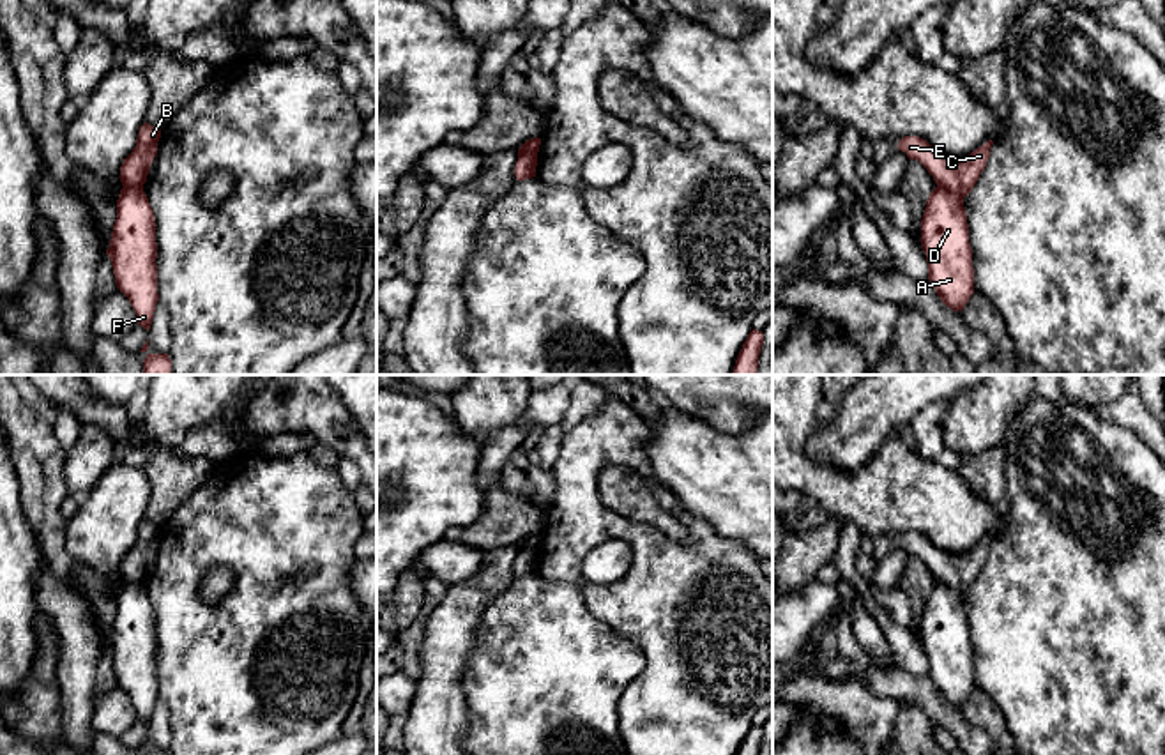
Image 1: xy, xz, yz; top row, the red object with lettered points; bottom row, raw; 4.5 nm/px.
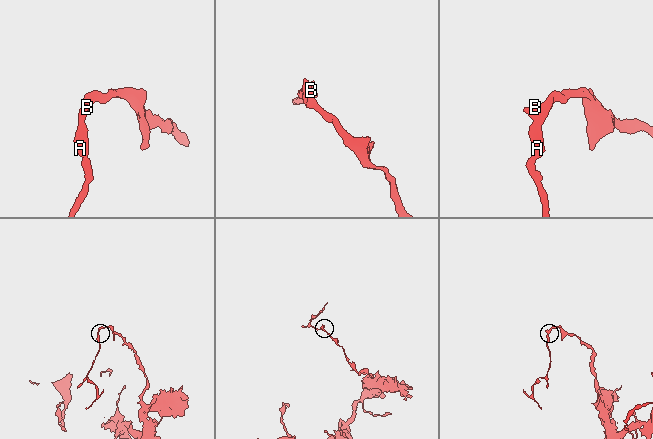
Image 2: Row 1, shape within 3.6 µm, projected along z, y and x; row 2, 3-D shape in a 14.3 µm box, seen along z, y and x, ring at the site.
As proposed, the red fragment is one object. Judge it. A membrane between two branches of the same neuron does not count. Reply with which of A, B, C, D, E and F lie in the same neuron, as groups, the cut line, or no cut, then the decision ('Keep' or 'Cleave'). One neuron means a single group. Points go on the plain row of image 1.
Groups: A D F / B C E. Split along yz (937, 580), (962, 594). Cleave

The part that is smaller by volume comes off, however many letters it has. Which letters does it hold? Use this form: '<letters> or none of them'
A, D, F

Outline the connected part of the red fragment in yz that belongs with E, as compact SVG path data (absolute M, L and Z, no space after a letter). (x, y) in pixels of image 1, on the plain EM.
M903 532L898 539L898 546L905 548L909 555L919 557L933 573L937 582L965 594L985 566L992 541L994 538L988 536L969 552L955 555L935 546L919 532Z

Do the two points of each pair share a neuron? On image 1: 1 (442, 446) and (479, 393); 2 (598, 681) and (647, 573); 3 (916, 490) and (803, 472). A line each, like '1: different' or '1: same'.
1: different
2: different
3: same

